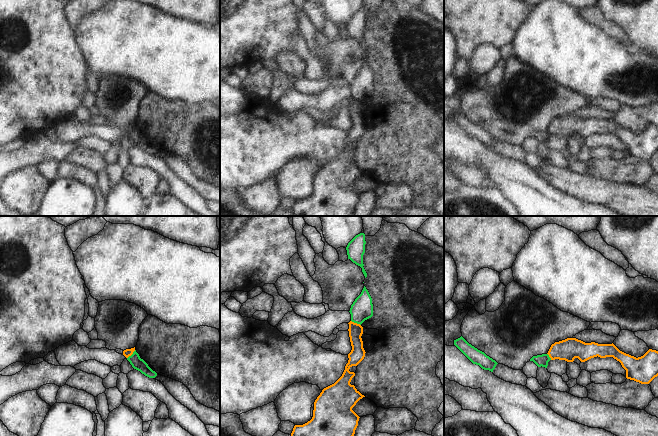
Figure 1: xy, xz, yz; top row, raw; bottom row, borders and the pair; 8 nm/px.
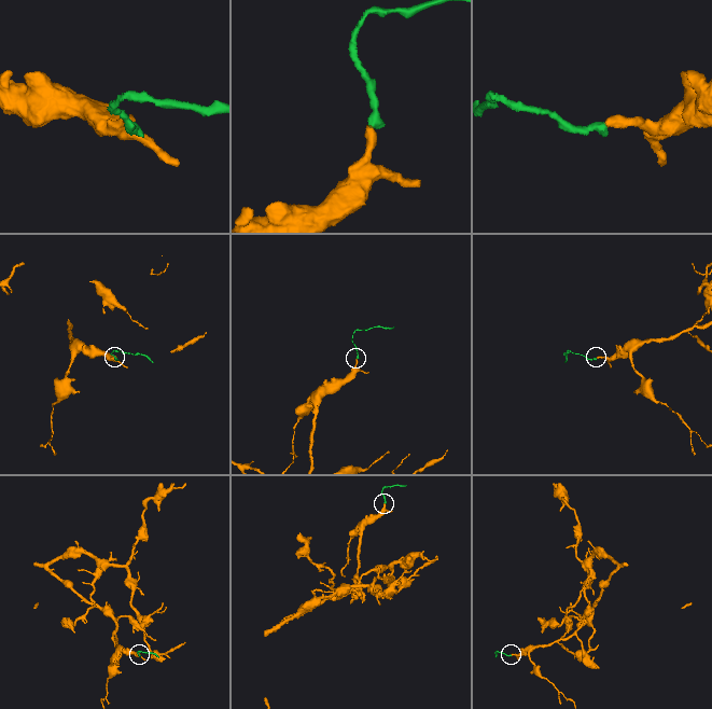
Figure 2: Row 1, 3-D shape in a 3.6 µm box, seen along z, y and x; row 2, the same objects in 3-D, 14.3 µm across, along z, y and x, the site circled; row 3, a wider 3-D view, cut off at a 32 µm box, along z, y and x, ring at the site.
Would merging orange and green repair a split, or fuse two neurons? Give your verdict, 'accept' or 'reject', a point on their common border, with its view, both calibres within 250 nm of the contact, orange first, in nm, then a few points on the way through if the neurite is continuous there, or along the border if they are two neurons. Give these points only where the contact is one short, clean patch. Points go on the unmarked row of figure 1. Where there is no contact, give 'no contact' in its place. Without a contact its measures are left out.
reject | xz (356, 99) | 120/180 nm | along xz (351, 96), (360, 101)

